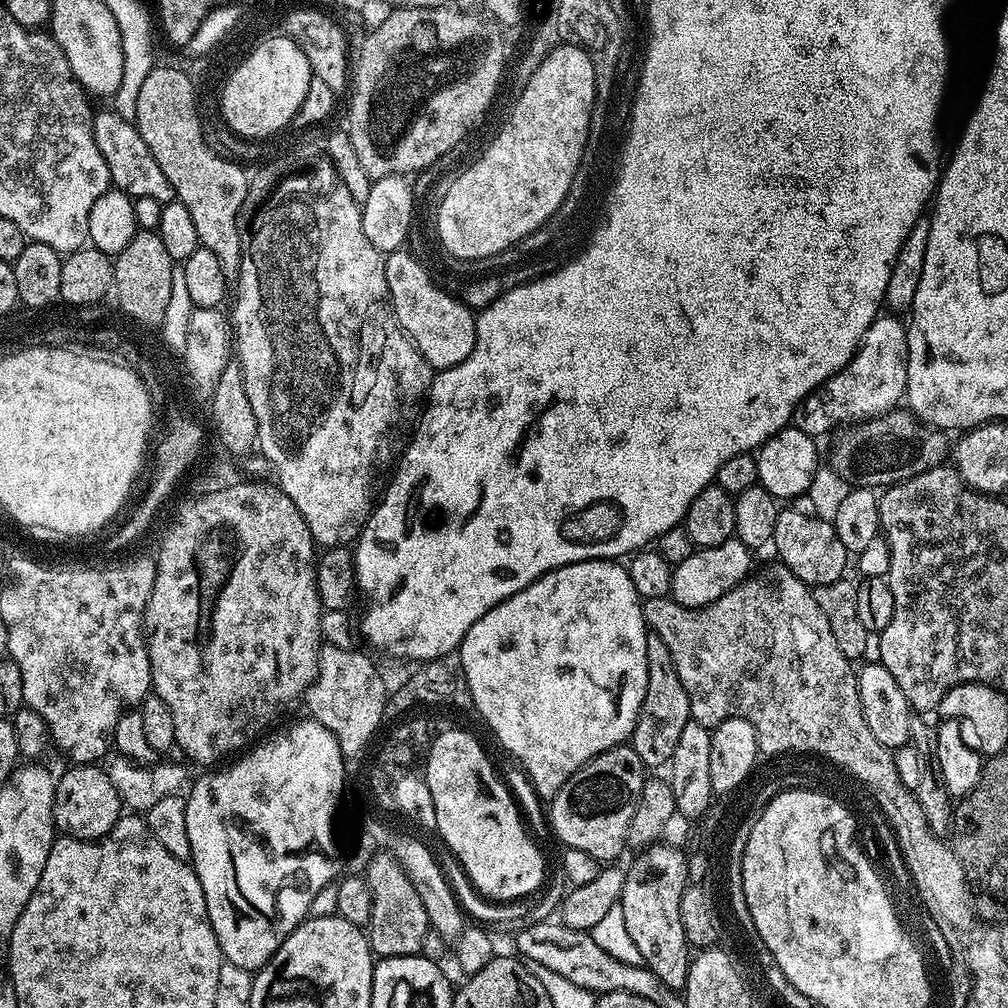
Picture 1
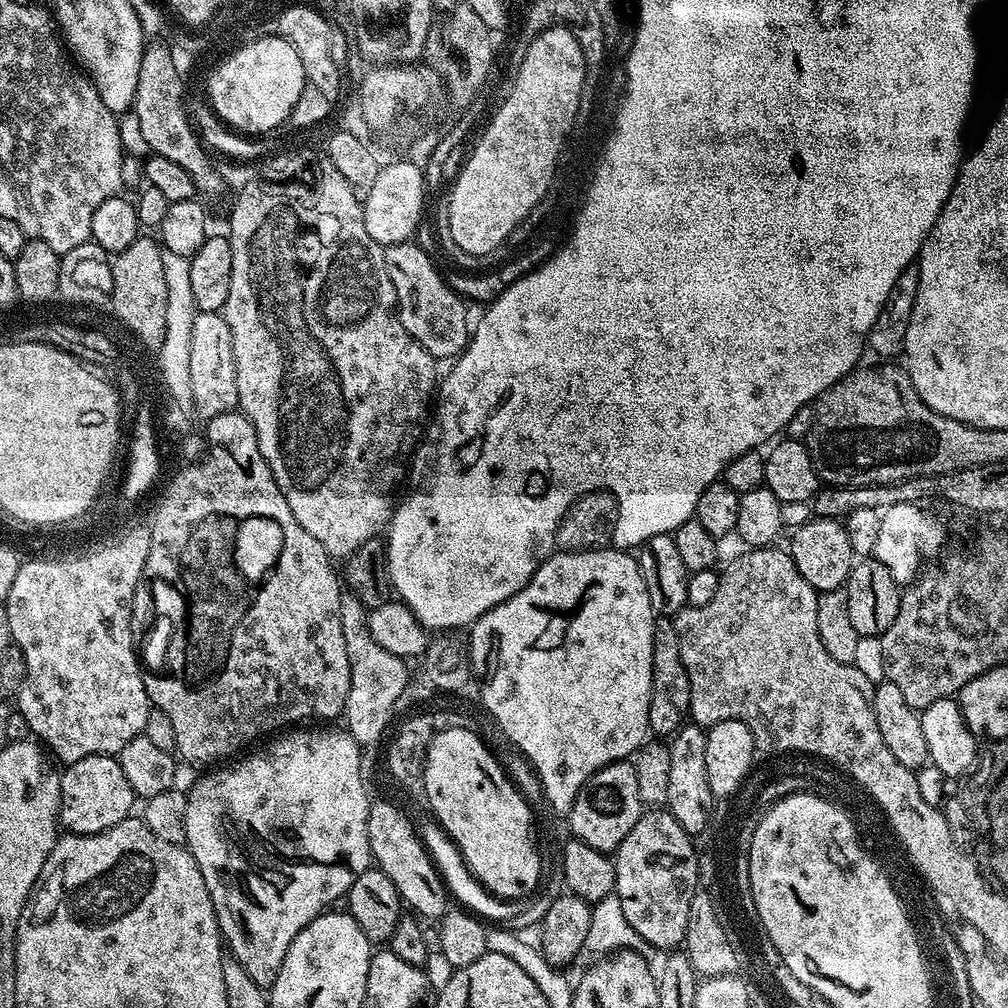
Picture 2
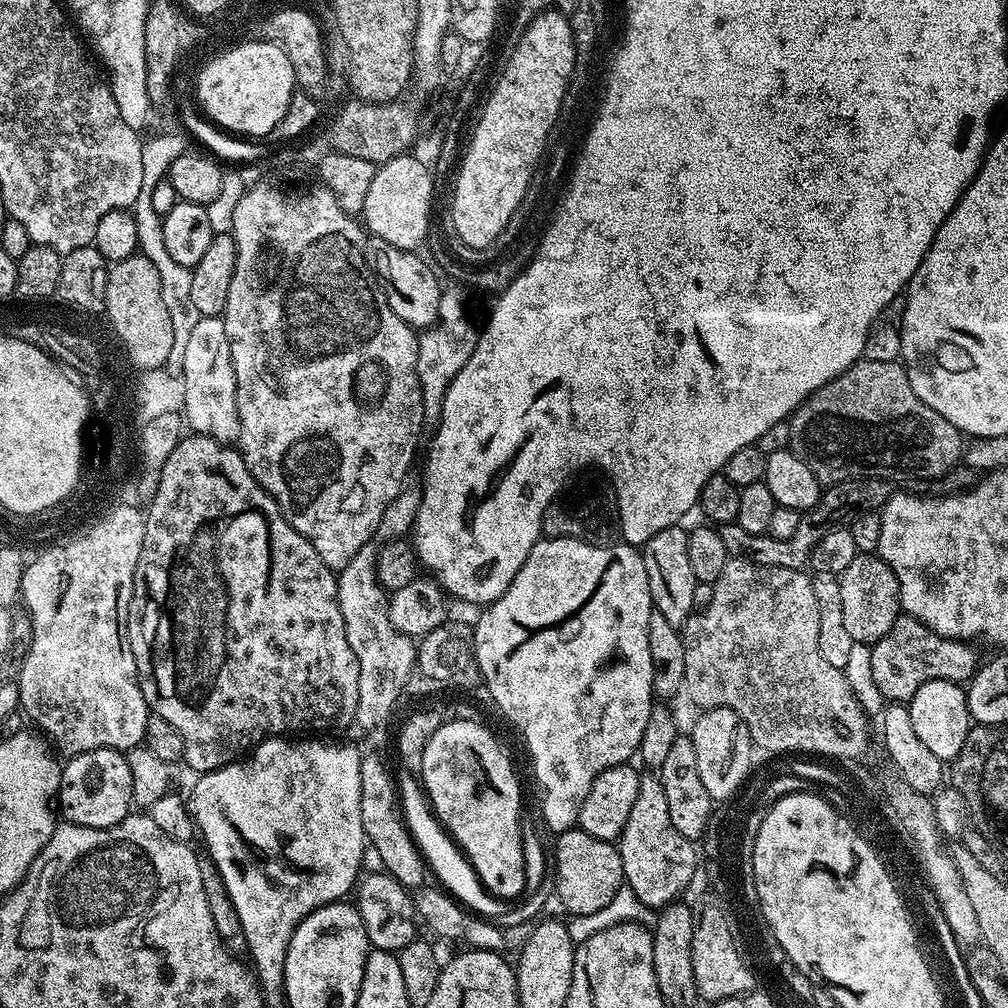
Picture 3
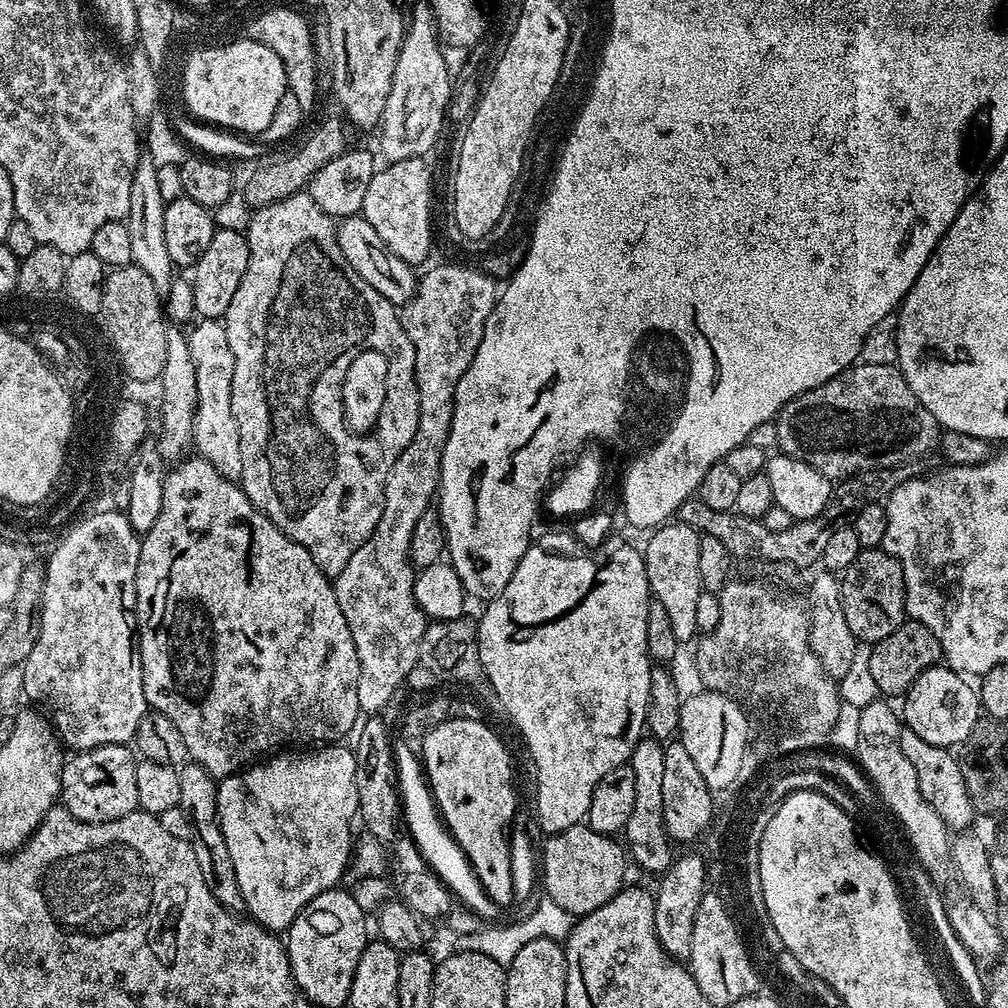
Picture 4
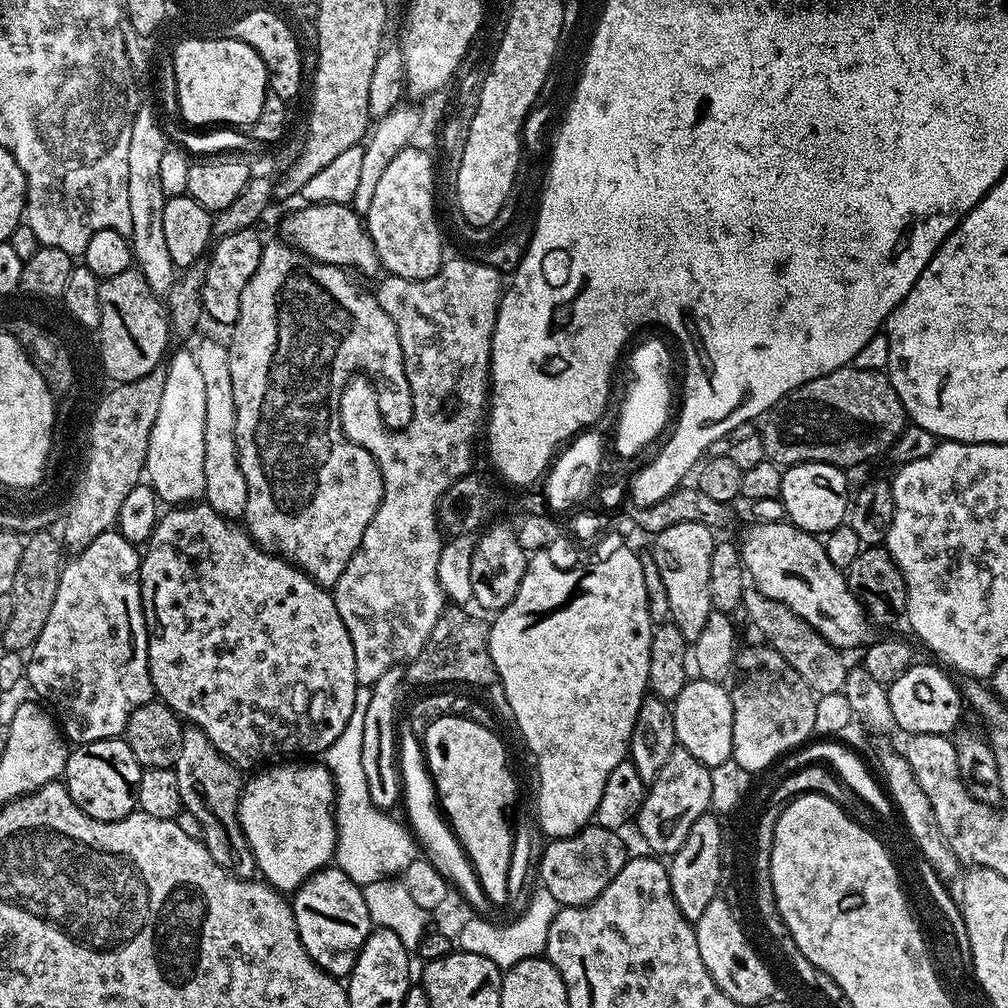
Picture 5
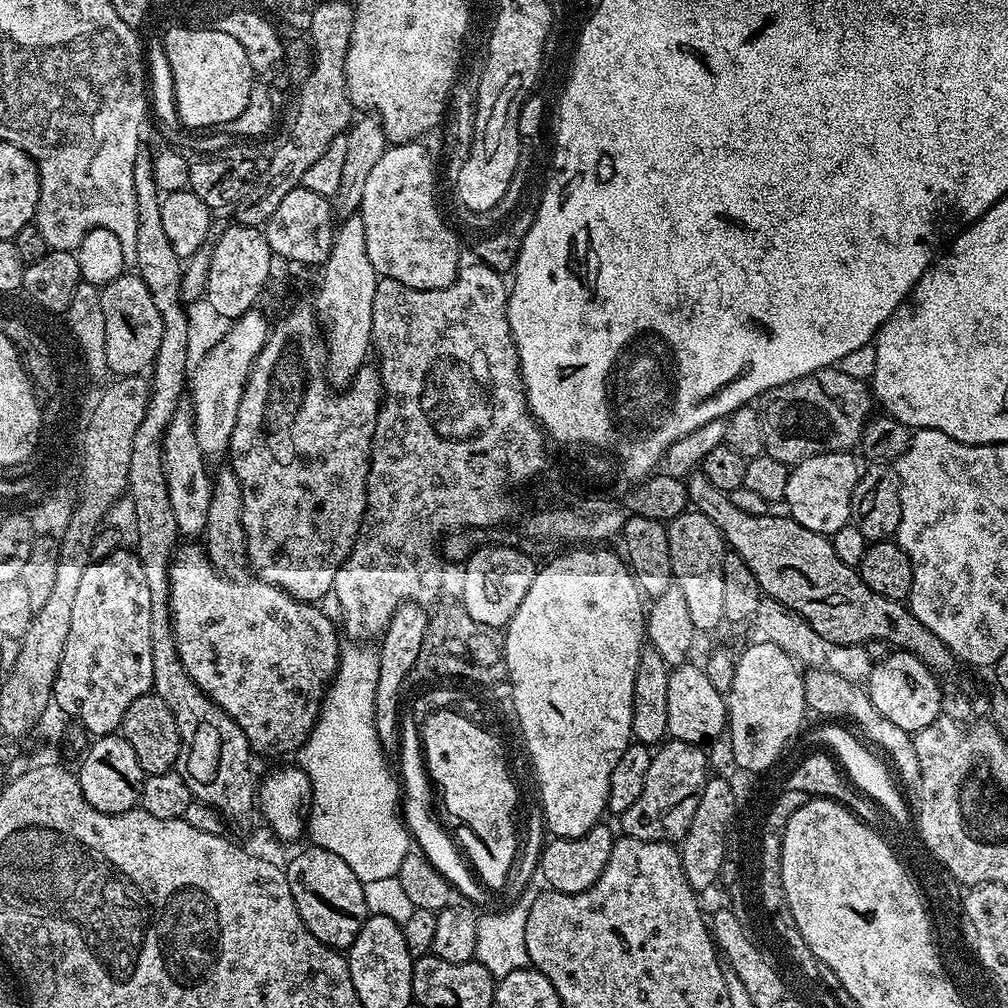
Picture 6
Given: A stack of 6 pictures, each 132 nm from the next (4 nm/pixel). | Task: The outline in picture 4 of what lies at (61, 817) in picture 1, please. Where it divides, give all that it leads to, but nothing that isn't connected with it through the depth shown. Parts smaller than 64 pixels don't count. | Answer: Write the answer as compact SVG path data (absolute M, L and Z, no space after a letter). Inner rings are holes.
M107 744L88 752L76 752L65 763L60 775L60 795L63 807L71 816L88 824L105 824L137 811L138 785L134 783L137 757L122 744Z

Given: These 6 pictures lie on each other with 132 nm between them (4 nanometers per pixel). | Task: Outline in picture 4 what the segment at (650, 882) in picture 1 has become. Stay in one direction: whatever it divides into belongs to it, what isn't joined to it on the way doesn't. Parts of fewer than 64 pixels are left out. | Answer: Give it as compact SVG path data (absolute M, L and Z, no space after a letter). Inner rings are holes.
M641 738L634 746L630 761L632 769L634 770L634 806L630 809L630 818L626 822L626 826L622 833L623 839L626 841L627 851L630 853L634 864L634 859L636 859L638 867L645 868L648 872L656 872L655 874L667 872L674 859L674 851L672 852L674 844L668 835L668 831L664 825L664 819L662 818L662 777L664 759L666 759L666 754L664 753L664 744L661 743L661 741L653 740L651 738Z

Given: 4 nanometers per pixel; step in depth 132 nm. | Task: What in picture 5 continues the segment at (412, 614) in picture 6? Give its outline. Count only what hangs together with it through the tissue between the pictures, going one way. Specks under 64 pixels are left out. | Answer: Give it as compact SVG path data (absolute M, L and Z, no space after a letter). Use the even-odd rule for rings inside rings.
M403 667L391 668L382 674L370 685L370 702L366 705L366 722L362 722L362 771L366 773L366 784L370 786L370 798L374 806L385 810L392 810L392 807L402 800L401 771L398 767L398 719L396 720L396 704L401 703L400 687L405 669Z

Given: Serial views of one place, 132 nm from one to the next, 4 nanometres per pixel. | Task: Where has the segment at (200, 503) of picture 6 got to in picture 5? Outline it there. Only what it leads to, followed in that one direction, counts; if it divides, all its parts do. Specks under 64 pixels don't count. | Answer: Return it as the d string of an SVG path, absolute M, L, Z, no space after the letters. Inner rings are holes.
M189 349L188 351L174 352L175 350L169 355L165 365L166 381L162 388L158 415L154 418L153 429L150 430L150 441L147 442L147 458L144 466L147 483L156 493L157 499L168 506L183 506L199 501L205 490L203 459L205 458L206 444L203 431L206 424L206 389L195 353Z

